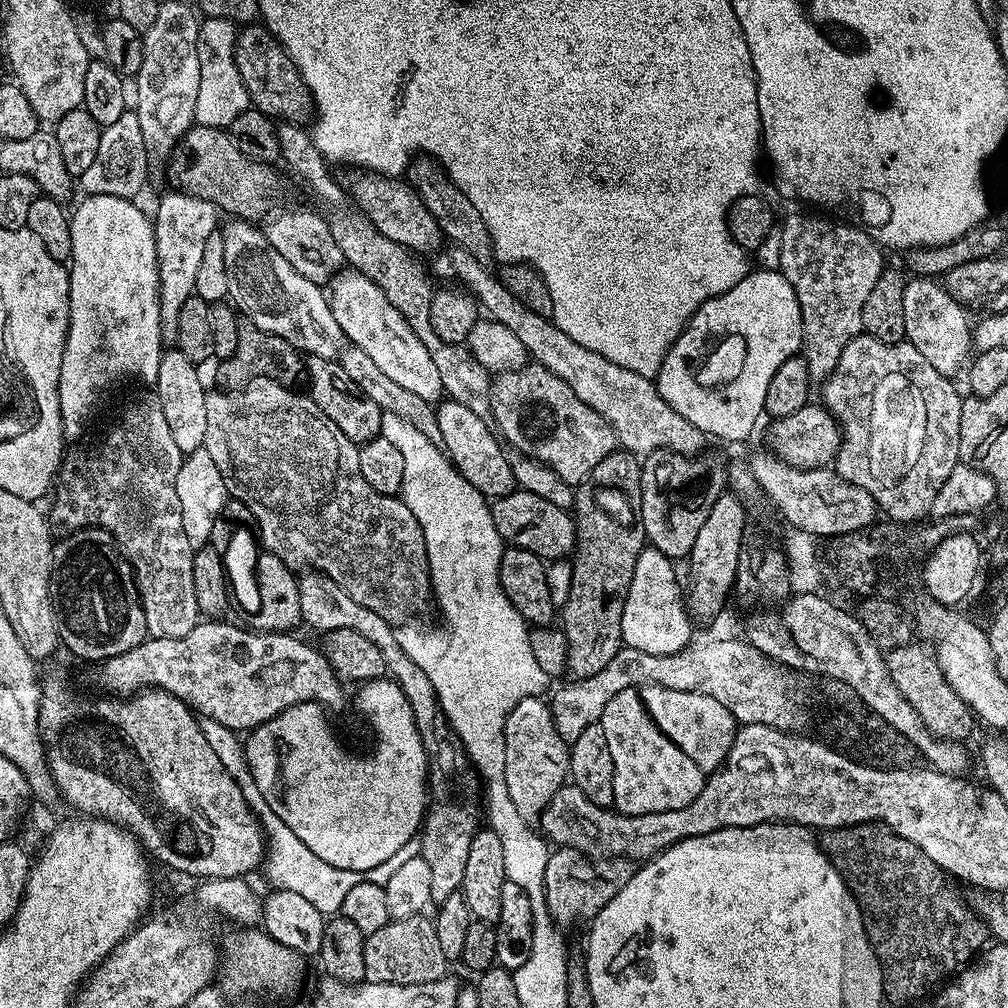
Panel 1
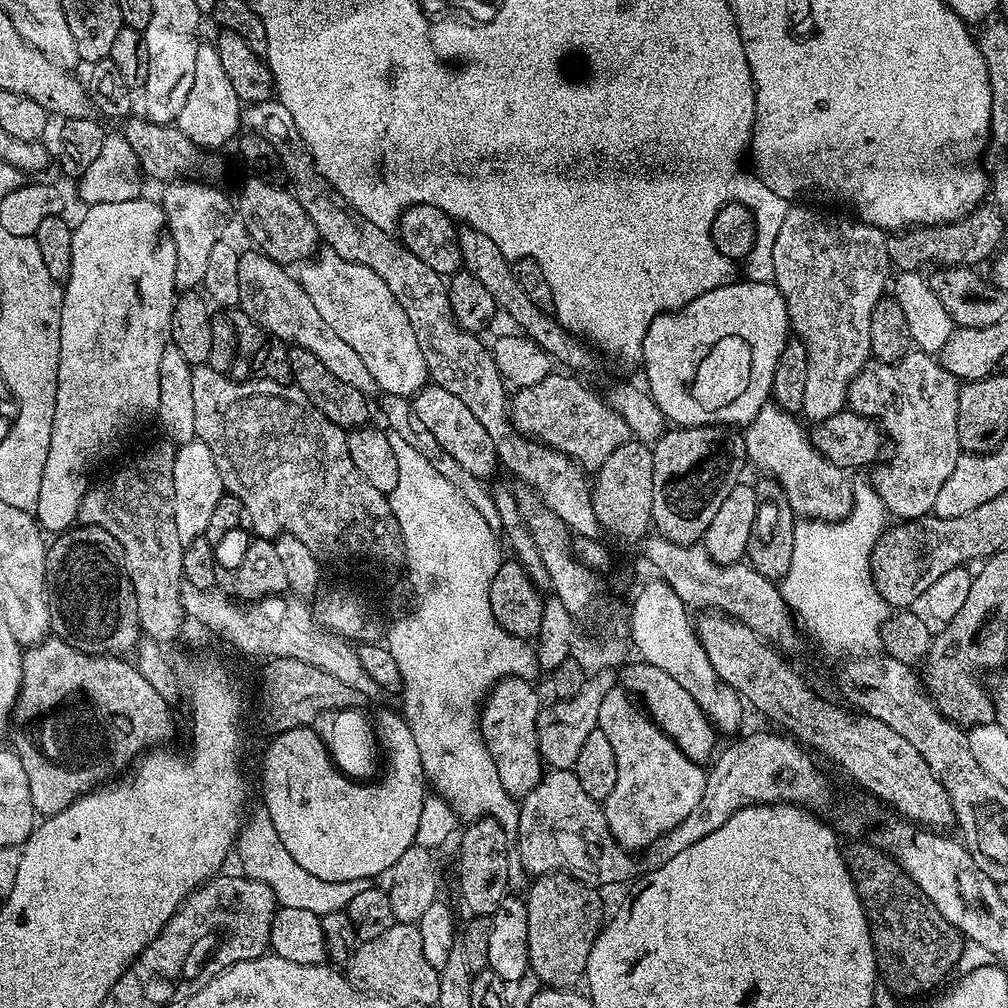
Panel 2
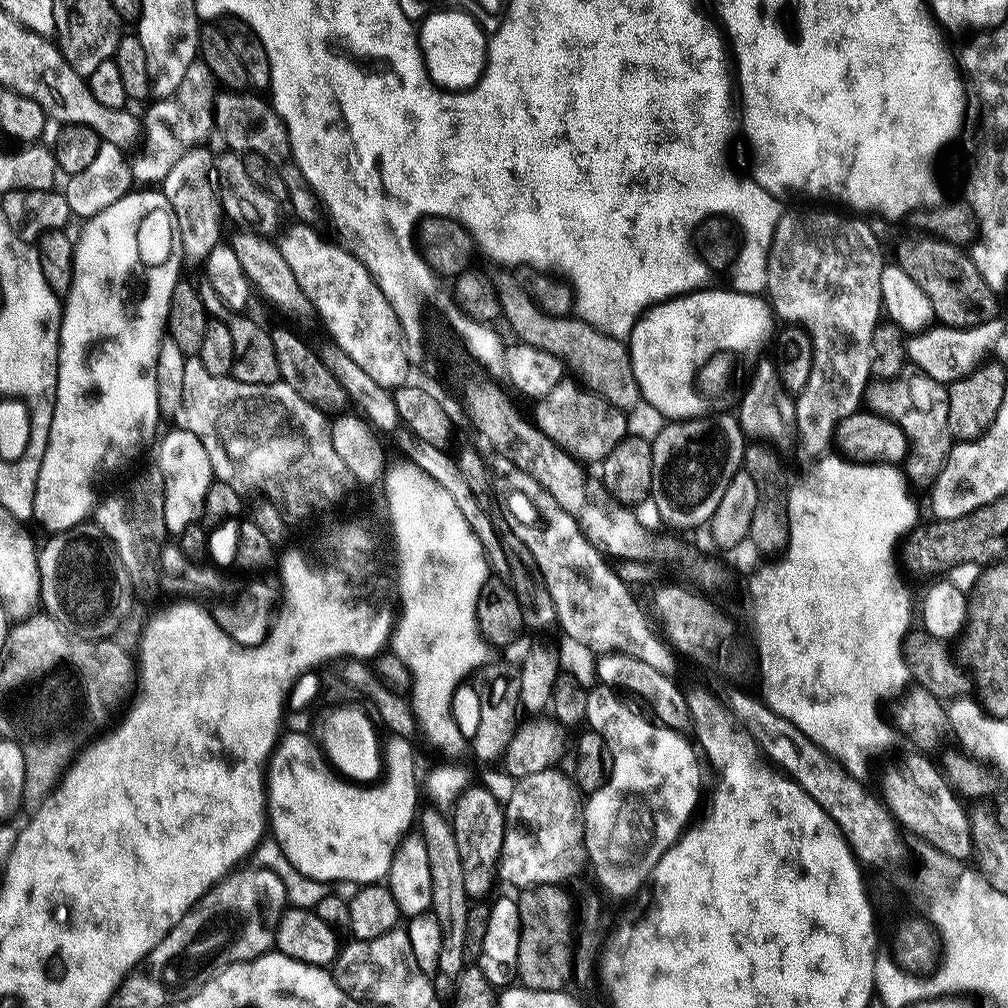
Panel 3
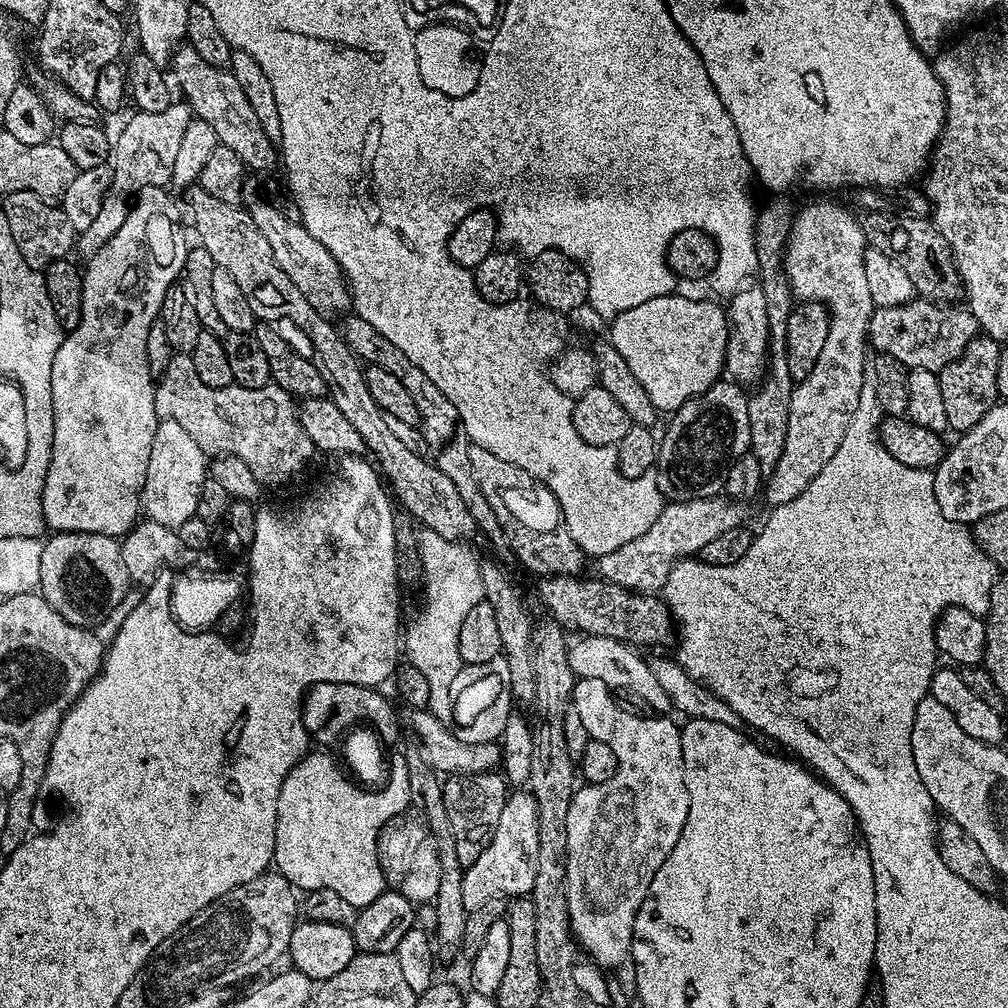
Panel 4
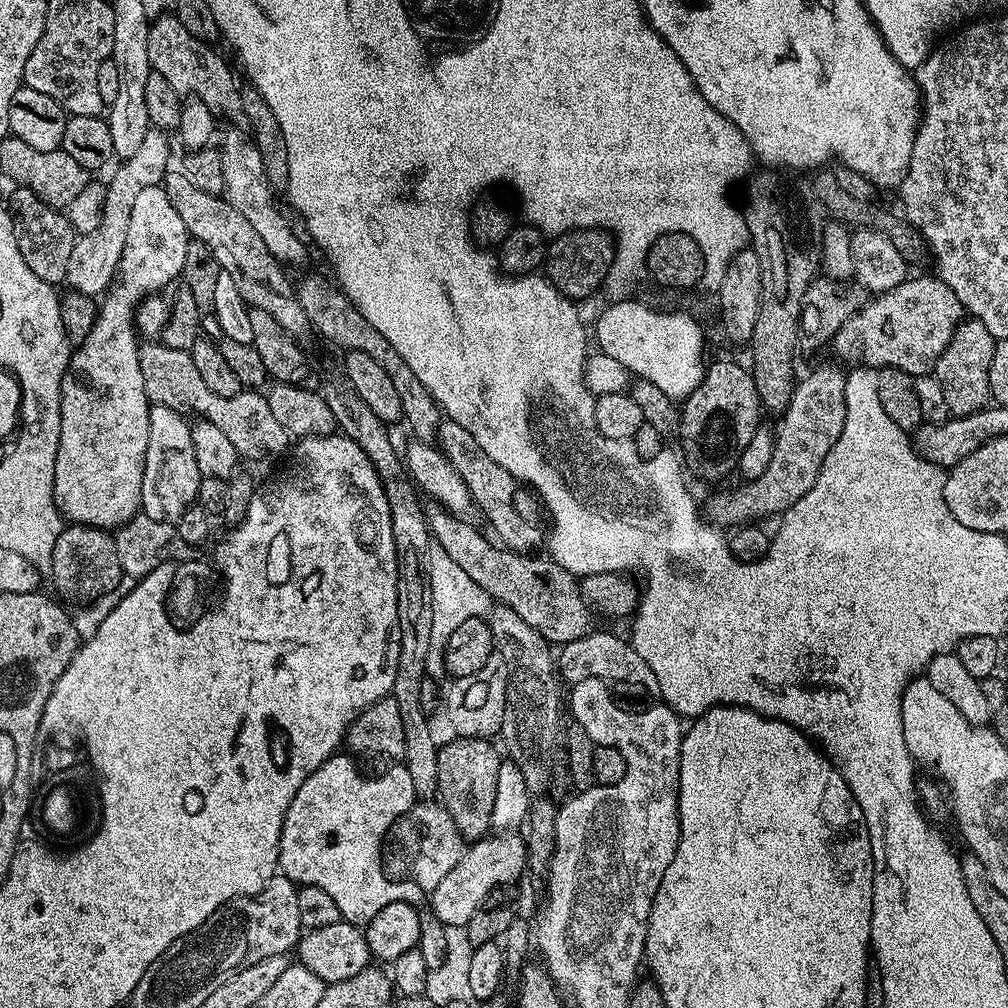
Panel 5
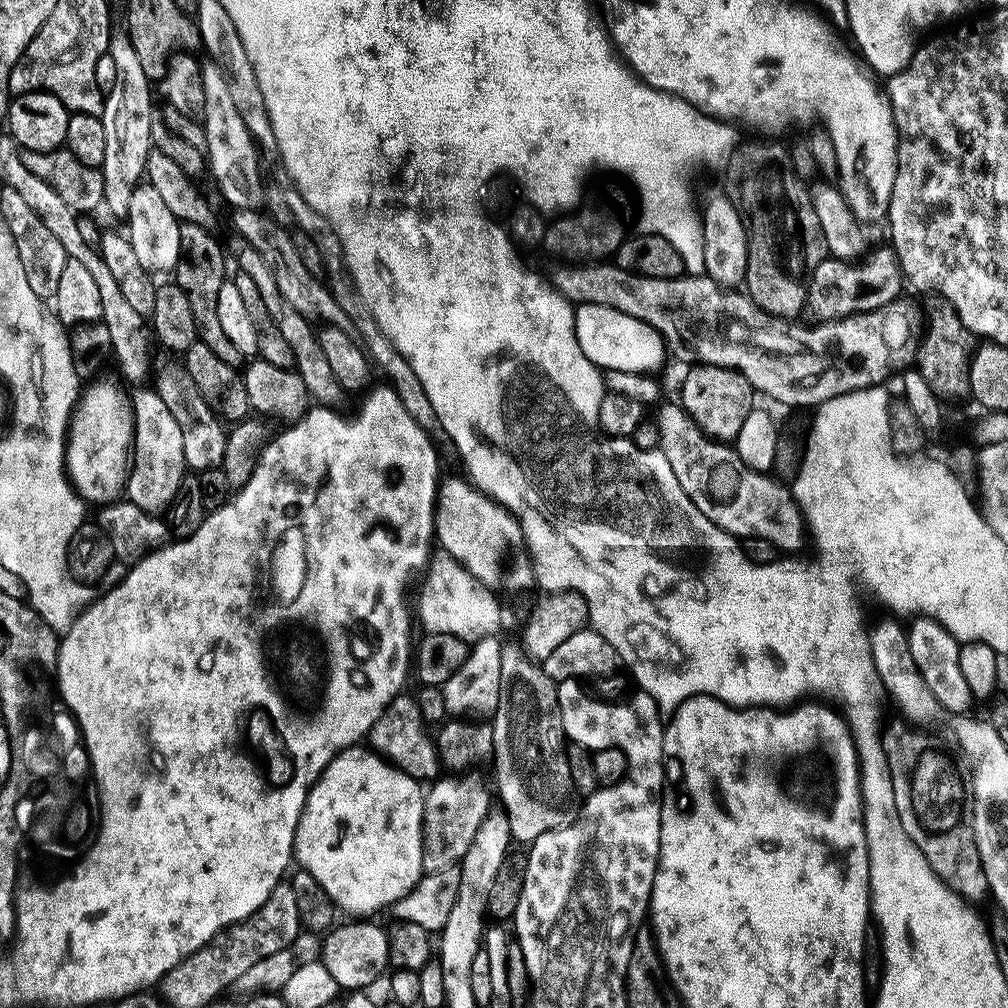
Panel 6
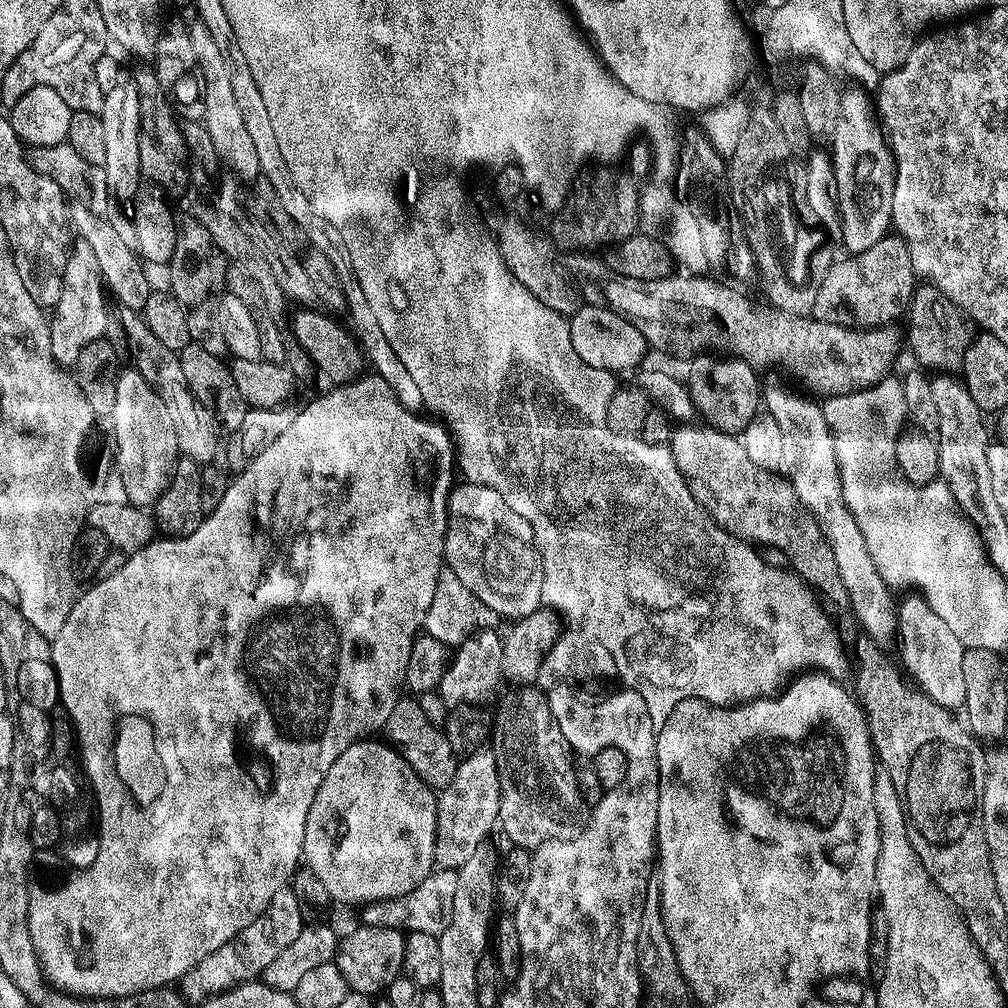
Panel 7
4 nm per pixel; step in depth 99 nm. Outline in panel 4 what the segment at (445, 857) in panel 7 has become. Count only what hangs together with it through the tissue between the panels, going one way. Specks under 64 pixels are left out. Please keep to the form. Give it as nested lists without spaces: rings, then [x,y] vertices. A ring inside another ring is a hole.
[[[412,810],[387,820],[376,842],[376,853],[385,885],[389,889],[401,892],[416,906],[435,901],[438,881],[442,878],[440,855],[436,849],[436,838],[419,812]]]

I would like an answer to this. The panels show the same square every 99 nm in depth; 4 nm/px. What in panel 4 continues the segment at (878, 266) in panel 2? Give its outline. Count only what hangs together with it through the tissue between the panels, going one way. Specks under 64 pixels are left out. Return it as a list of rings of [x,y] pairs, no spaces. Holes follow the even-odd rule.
[[[814,202],[795,213],[792,229],[788,235],[788,245],[784,247],[784,275],[788,277],[788,285],[791,286],[793,297],[797,301],[812,300],[816,304],[823,304],[827,308],[829,316],[832,317],[832,321],[830,322],[830,334],[826,334],[826,346],[822,346],[822,354],[818,357],[818,363],[814,366],[814,370],[810,370],[810,374],[806,374],[806,378],[799,381],[792,389],[790,414],[788,415],[788,425],[786,426],[786,450],[782,450],[782,458],[778,458],[771,476],[767,477],[766,487],[762,492],[762,496],[769,500],[769,505],[775,506],[777,504],[785,504],[786,502],[794,502],[794,498],[798,498],[798,494],[802,494],[806,490],[806,486],[810,486],[810,482],[814,482],[814,478],[818,478],[822,466],[826,466],[826,462],[830,462],[830,458],[834,458],[834,450],[838,450],[842,446],[842,438],[846,438],[846,426],[850,426],[850,418],[854,418],[854,410],[858,410],[858,402],[865,395],[864,374],[866,378],[866,362],[864,366],[864,355],[870,352],[868,327],[874,311],[874,305],[870,298],[870,285],[866,282],[865,251],[866,243],[861,221],[857,218],[857,215],[855,218],[844,207],[830,202]]]

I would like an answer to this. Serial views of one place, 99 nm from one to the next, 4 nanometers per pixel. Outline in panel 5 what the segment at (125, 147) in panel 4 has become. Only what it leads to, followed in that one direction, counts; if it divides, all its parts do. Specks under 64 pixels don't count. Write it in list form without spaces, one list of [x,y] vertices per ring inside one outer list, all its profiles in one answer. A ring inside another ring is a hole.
[[[149,130],[138,150],[134,151],[132,157],[125,159],[120,164],[121,168],[112,176],[112,181],[107,181],[104,193],[104,209],[102,218],[98,222],[98,228],[93,233],[77,235],[74,242],[74,250],[67,259],[65,281],[67,287],[74,292],[81,292],[87,296],[96,298],[106,292],[113,281],[114,275],[120,267],[122,250],[126,246],[126,234],[130,230],[130,210],[134,210],[134,198],[138,198],[138,193],[146,190],[146,186],[160,184],[163,176],[169,171],[168,165],[168,140],[169,137],[159,130]]]

